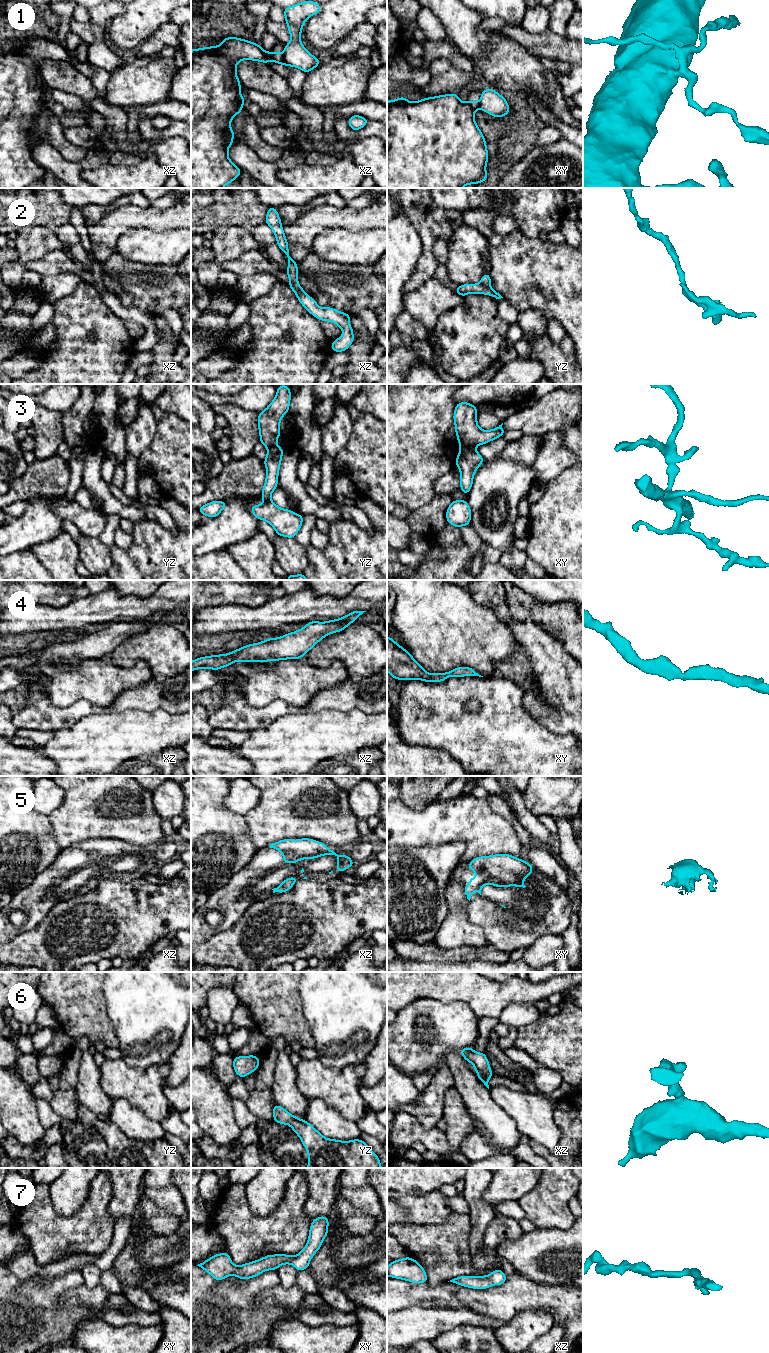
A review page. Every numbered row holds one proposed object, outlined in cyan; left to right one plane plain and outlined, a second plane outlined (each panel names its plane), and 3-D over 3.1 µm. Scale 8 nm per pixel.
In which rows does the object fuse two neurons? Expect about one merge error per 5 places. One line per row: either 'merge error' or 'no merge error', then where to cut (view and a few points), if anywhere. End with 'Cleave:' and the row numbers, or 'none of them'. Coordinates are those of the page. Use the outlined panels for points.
1: merge error; cut in xz along (282, 53), (283, 64)
2: no merge error; no cut
3: merge error; cut in xy along (473, 447), (460, 448)
4: no merge error; no cut
5: no merge error; no cut
6: no merge error; no cut
7: no merge error; no cut
Cleave: 1, 3

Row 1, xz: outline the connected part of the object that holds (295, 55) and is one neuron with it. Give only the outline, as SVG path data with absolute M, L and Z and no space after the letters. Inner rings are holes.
M305 1L283 10L291 36L290 42L285 45L283 65L297 67L307 74L321 61L304 48L300 40L301 31L309 17L321 12L321 6L314 1Z

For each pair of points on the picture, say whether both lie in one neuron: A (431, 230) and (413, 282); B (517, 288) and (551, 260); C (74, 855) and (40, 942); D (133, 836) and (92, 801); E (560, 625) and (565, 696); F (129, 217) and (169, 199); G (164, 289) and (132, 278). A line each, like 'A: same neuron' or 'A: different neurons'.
A: same neuron
B: same neuron
C: different neurons
D: same neuron
E: different neurons
F: different neurons
G: same neuron

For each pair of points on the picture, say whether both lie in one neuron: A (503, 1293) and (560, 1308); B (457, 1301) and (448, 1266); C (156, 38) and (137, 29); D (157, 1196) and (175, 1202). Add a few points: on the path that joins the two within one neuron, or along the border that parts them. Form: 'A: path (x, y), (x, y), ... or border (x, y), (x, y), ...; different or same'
A: path (517, 1295), (546, 1297); same
B: border (447, 1281), (437, 1285), (429, 1285), (427, 1283); different
C: border (169, 21), (162, 24), (139, 45); different
D: path (161, 1197), (171, 1200); same

